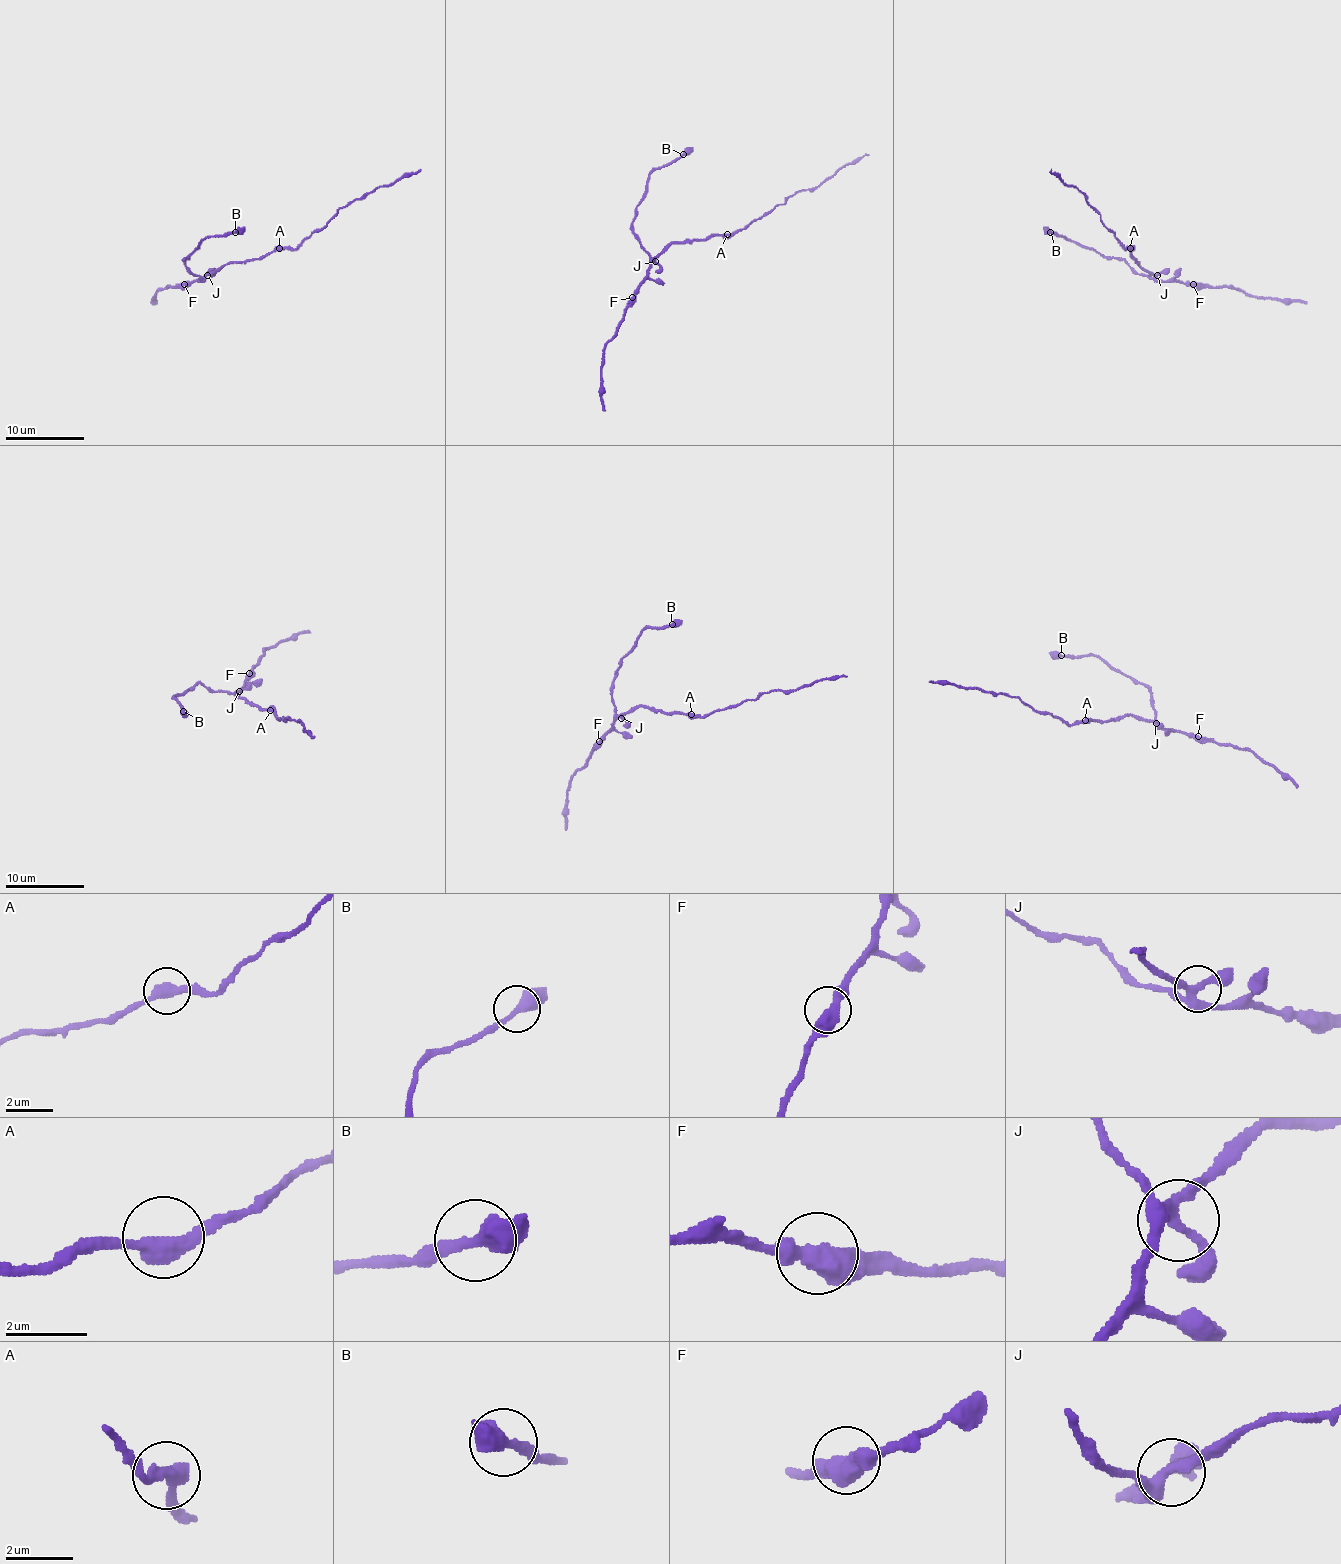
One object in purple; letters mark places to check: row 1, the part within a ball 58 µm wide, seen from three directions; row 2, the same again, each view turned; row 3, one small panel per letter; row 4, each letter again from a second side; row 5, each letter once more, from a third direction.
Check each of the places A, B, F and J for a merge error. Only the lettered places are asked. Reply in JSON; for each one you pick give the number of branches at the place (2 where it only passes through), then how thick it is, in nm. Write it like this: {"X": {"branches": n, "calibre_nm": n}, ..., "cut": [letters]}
{"cut": []}

